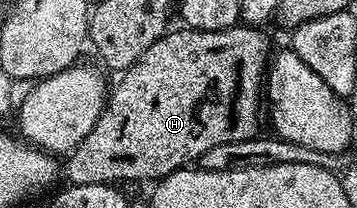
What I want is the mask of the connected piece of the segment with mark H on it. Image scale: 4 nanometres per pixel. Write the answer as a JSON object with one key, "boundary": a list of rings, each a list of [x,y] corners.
{"boundary":[[[237,23],[222,31],[198,31],[187,27],[179,28],[173,28],[154,43],[150,43],[150,47],[146,47],[146,51],[142,51],[138,60],[129,69],[123,70],[119,74],[120,82],[113,89],[111,86],[104,102],[104,110],[100,112],[98,123],[94,123],[90,135],[86,135],[86,139],[82,139],[82,143],[78,143],[78,147],[67,154],[65,161],[68,162],[65,165],[63,162],[63,176],[65,173],[71,184],[110,185],[121,183],[120,181],[149,181],[149,183],[155,183],[161,177],[169,177],[174,171],[199,162],[200,156],[206,151],[210,151],[210,147],[218,147],[218,143],[230,143],[238,139],[250,139],[257,136],[256,116],[260,113],[260,101],[262,105],[262,78],[265,76],[266,66],[270,60],[268,37],[263,33],[265,30],[243,23]]]}

